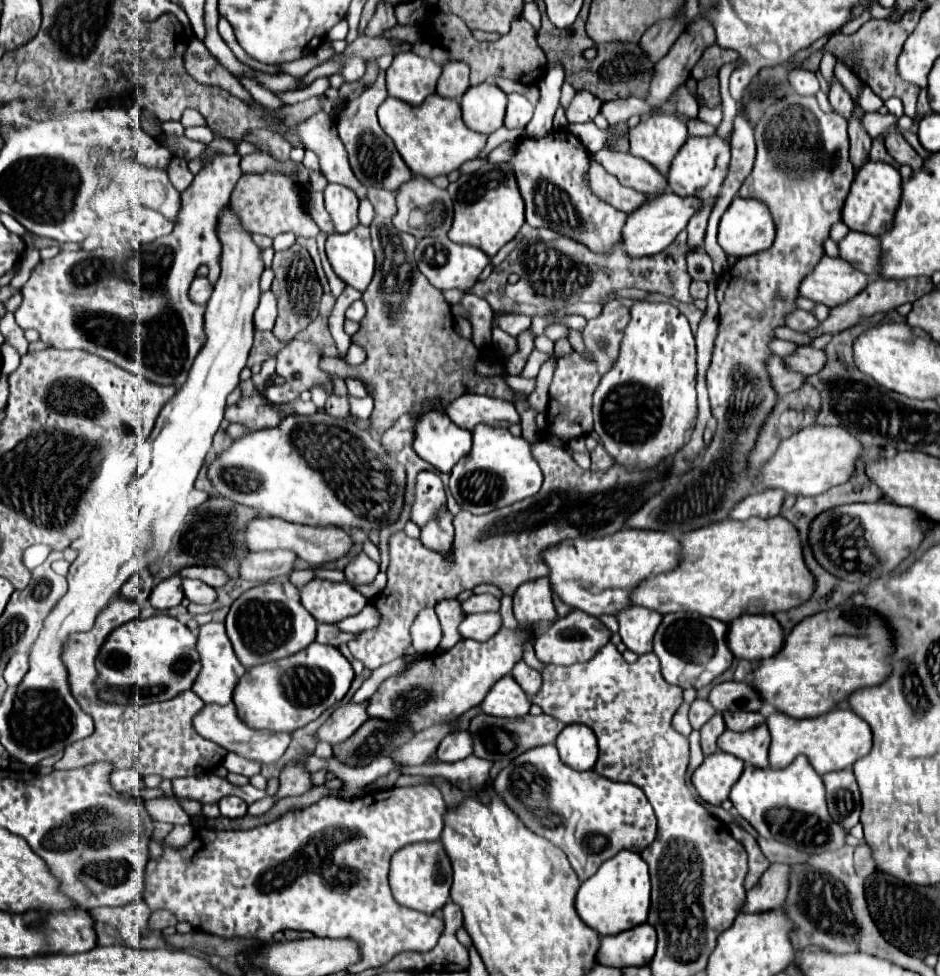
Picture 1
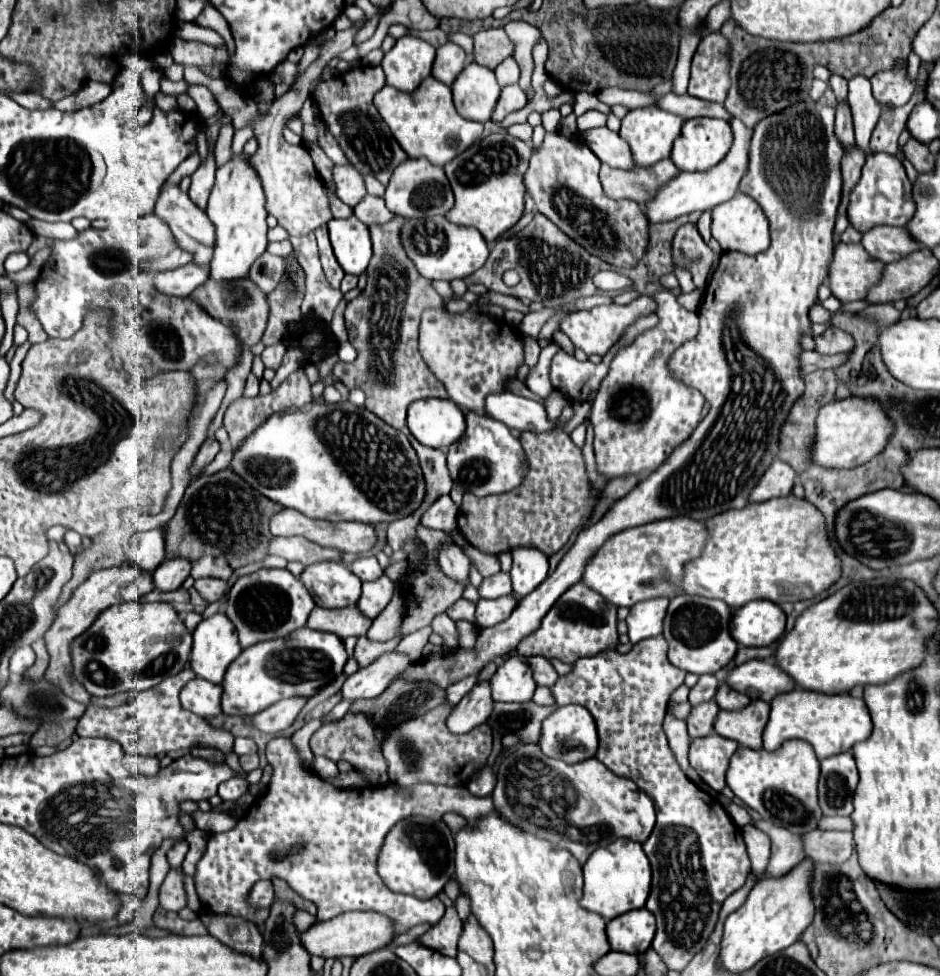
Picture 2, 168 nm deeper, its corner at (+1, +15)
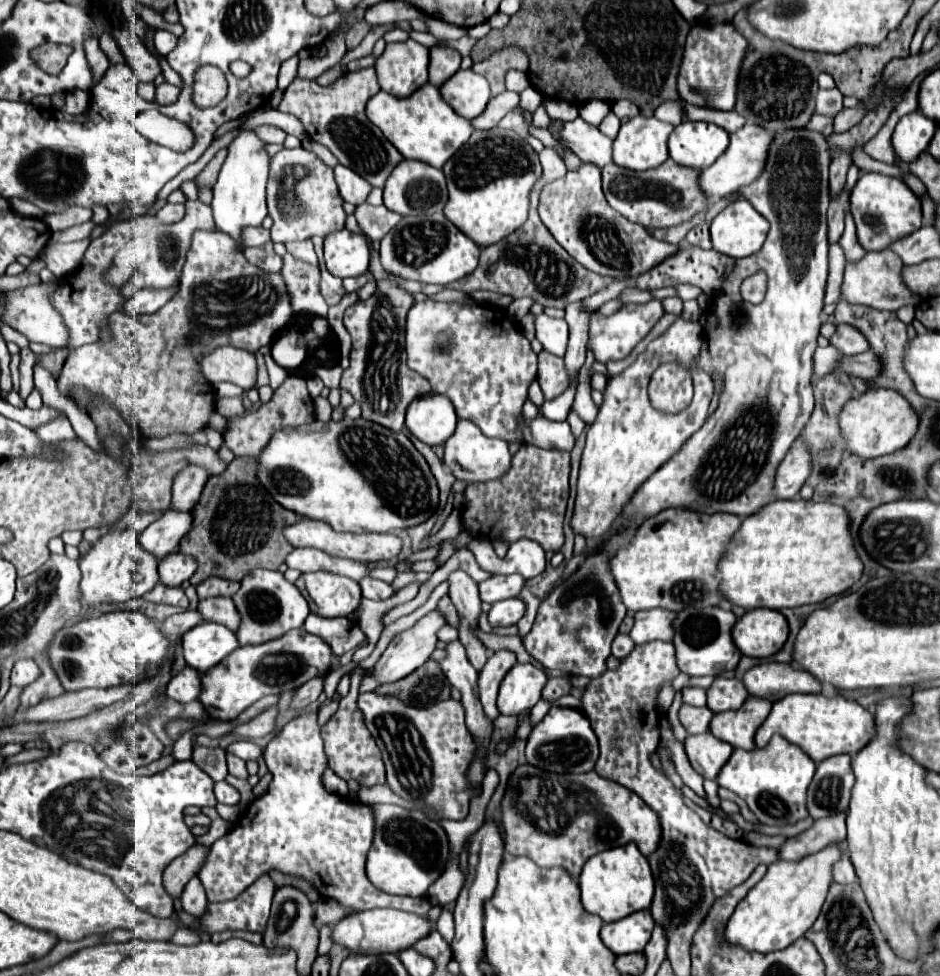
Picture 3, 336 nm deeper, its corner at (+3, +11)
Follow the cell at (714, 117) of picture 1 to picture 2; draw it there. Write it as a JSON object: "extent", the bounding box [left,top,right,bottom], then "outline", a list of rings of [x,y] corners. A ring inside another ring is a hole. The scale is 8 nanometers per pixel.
{"extent":[644,117,752,225],"outline":[[[732,117],[730,125],[734,131],[734,145],[728,151],[728,155],[714,169],[708,169],[704,173],[680,173],[680,175],[676,175],[674,179],[670,179],[666,185],[662,185],[658,189],[658,193],[652,201],[648,201],[644,205],[644,215],[646,215],[650,225],[666,223],[666,221],[672,221],[680,215],[688,215],[694,211],[710,211],[716,205],[730,201],[736,195],[738,183],[740,183],[740,179],[748,167],[748,141],[750,141],[752,131],[748,131],[742,125],[742,121],[736,117]]]}

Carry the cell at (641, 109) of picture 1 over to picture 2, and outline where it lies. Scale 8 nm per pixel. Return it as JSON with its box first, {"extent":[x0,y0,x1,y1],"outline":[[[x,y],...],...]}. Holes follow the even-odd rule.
{"extent":[656,93,730,121],"outline":[[[668,93],[664,97],[658,97],[656,103],[658,103],[660,109],[678,115],[684,121],[694,119],[694,117],[720,117],[720,119],[730,121],[728,111],[720,103],[710,103],[710,101],[704,101],[704,99],[696,99],[696,97],[688,95],[688,93],[686,95]]]}

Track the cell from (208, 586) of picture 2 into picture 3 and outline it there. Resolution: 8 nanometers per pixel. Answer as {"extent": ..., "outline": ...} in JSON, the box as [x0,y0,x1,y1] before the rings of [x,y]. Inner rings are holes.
{"extent":[198,597,240,631],"outline":[[[224,597],[224,599],[206,599],[206,601],[200,601],[198,603],[198,609],[200,613],[204,615],[206,621],[214,621],[214,623],[220,623],[224,627],[228,627],[230,631],[238,631],[240,627],[240,613],[234,605],[234,601],[230,597]]]}

